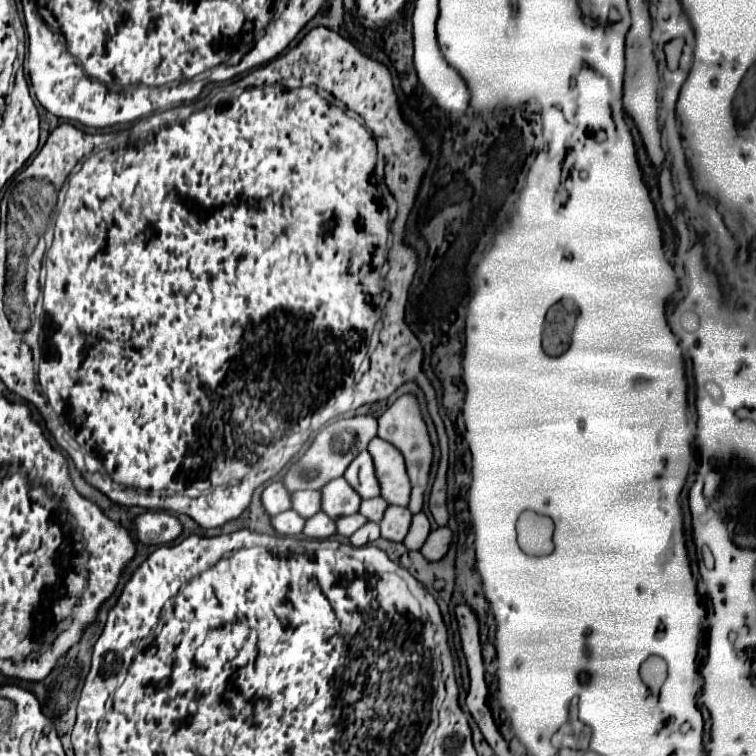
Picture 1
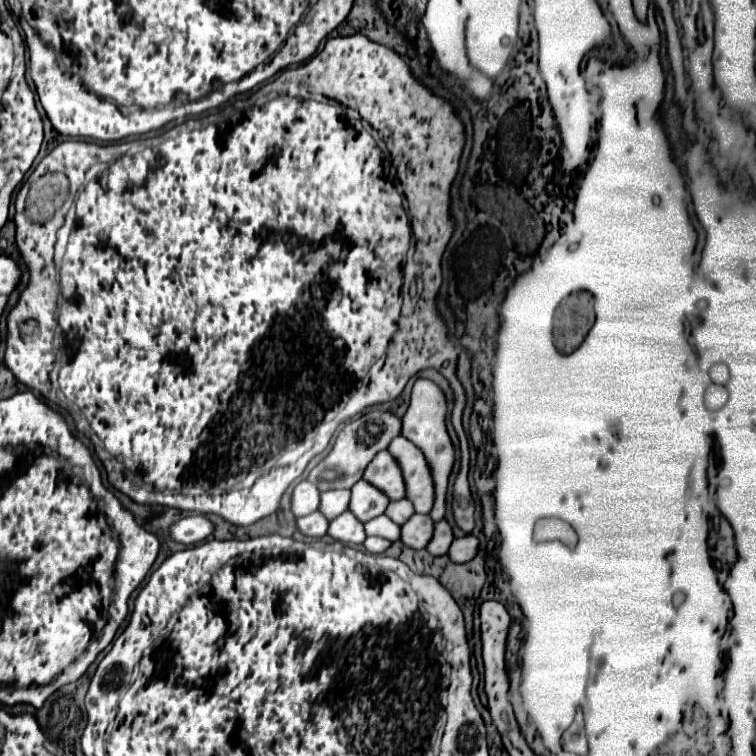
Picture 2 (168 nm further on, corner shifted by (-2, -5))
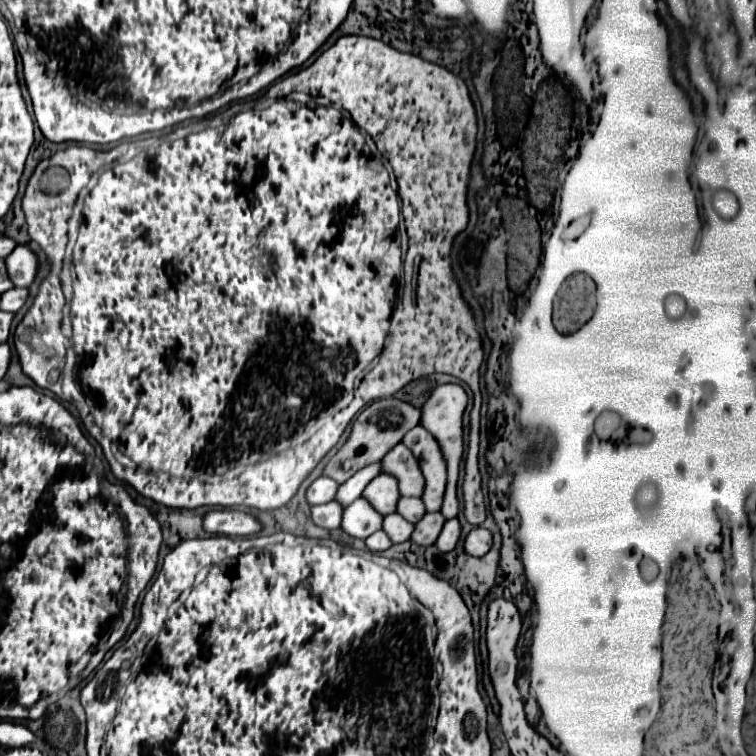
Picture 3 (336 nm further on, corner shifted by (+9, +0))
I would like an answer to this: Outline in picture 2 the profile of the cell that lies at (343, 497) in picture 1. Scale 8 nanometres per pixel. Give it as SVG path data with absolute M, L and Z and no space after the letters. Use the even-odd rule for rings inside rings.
M360 480L350 488L350 504L348 510L360 520L360 522L368 522L380 514L384 514L386 506L388 506L388 498L384 498L384 494L370 486L368 482Z

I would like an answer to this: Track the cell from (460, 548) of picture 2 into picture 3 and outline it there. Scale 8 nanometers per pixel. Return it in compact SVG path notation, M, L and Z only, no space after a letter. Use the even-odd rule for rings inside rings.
M485 527L473 529L465 539L465 551L473 557L483 557L493 547L493 533Z

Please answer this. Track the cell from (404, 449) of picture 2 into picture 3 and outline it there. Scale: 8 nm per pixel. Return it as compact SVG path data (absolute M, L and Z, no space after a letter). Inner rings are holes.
M419 425L405 435L403 443L409 449L413 449L415 457L421 463L421 471L425 475L423 503L427 511L439 511L441 497L445 493L447 473L445 473L445 459L441 457L441 447L437 445L437 439Z

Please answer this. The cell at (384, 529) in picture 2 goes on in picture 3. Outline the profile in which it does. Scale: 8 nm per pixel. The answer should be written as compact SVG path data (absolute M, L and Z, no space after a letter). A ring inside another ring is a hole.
M387 515L383 521L383 531L391 537L393 543L405 543L413 535L413 523L405 521L401 515Z

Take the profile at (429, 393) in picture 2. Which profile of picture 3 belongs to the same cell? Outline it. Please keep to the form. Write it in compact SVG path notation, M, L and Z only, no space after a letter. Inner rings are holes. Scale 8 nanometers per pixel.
M439 385L433 389L431 397L427 399L427 403L423 405L423 419L421 425L425 429L429 429L435 439L439 441L445 461L447 461L447 491L445 491L445 501L443 501L443 509L441 513L447 519L455 519L461 513L461 503L457 499L457 485L459 485L459 473L461 473L461 463L463 463L463 455L465 455L465 441L463 441L463 413L467 409L467 393L461 385Z

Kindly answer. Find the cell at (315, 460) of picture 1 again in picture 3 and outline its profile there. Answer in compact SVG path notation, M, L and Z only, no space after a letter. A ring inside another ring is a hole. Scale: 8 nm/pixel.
M391 397L391 399L379 399L379 401L371 403L355 417L353 433L351 433L349 441L345 443L345 447L339 449L339 453L325 467L325 475L339 483L347 481L349 477L353 477L353 473L357 473L357 469L363 469L365 465L381 461L381 457L385 457L385 453L389 453L389 449L393 449L393 445L401 443L401 437L405 437L405 433L409 429L417 427L419 423L421 423L421 409L409 405L401 399Z

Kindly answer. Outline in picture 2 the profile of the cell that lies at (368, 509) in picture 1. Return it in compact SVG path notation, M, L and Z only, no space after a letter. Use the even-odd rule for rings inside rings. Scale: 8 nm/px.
M398 500L398 502L390 502L386 508L386 516L396 522L396 524L404 524L410 516L414 514L414 508L408 500Z

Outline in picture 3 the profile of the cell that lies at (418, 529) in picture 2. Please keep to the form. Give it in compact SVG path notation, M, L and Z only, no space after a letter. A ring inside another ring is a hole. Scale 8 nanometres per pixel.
M427 513L417 525L415 525L415 533L413 533L413 541L417 545L435 545L443 525L445 525L445 517L441 513Z

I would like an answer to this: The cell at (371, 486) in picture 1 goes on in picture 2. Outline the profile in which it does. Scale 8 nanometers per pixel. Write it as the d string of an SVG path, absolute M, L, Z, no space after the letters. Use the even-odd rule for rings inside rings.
M382 450L376 454L376 458L368 464L368 470L364 470L364 478L368 484L376 486L382 490L390 500L400 500L404 498L404 482L402 482L402 472L394 458Z

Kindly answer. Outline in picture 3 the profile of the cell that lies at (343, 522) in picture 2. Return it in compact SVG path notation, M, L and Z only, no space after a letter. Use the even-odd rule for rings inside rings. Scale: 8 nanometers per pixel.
M359 497L357 501L345 507L341 529L351 537L365 539L369 533L381 529L381 519L383 515L377 513L373 507L369 507L369 503L363 497Z

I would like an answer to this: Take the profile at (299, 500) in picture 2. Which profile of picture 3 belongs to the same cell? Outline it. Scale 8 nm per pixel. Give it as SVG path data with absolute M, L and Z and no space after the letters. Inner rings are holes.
M319 477L309 489L307 489L307 501L311 505L319 505L319 503L329 503L333 501L333 497L337 495L337 481L331 481L331 477Z

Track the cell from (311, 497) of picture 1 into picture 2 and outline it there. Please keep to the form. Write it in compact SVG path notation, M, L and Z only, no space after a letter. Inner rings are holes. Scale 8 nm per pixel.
M328 490L320 494L320 506L318 510L328 518L336 518L338 514L342 514L348 508L348 500L350 500L350 490Z

